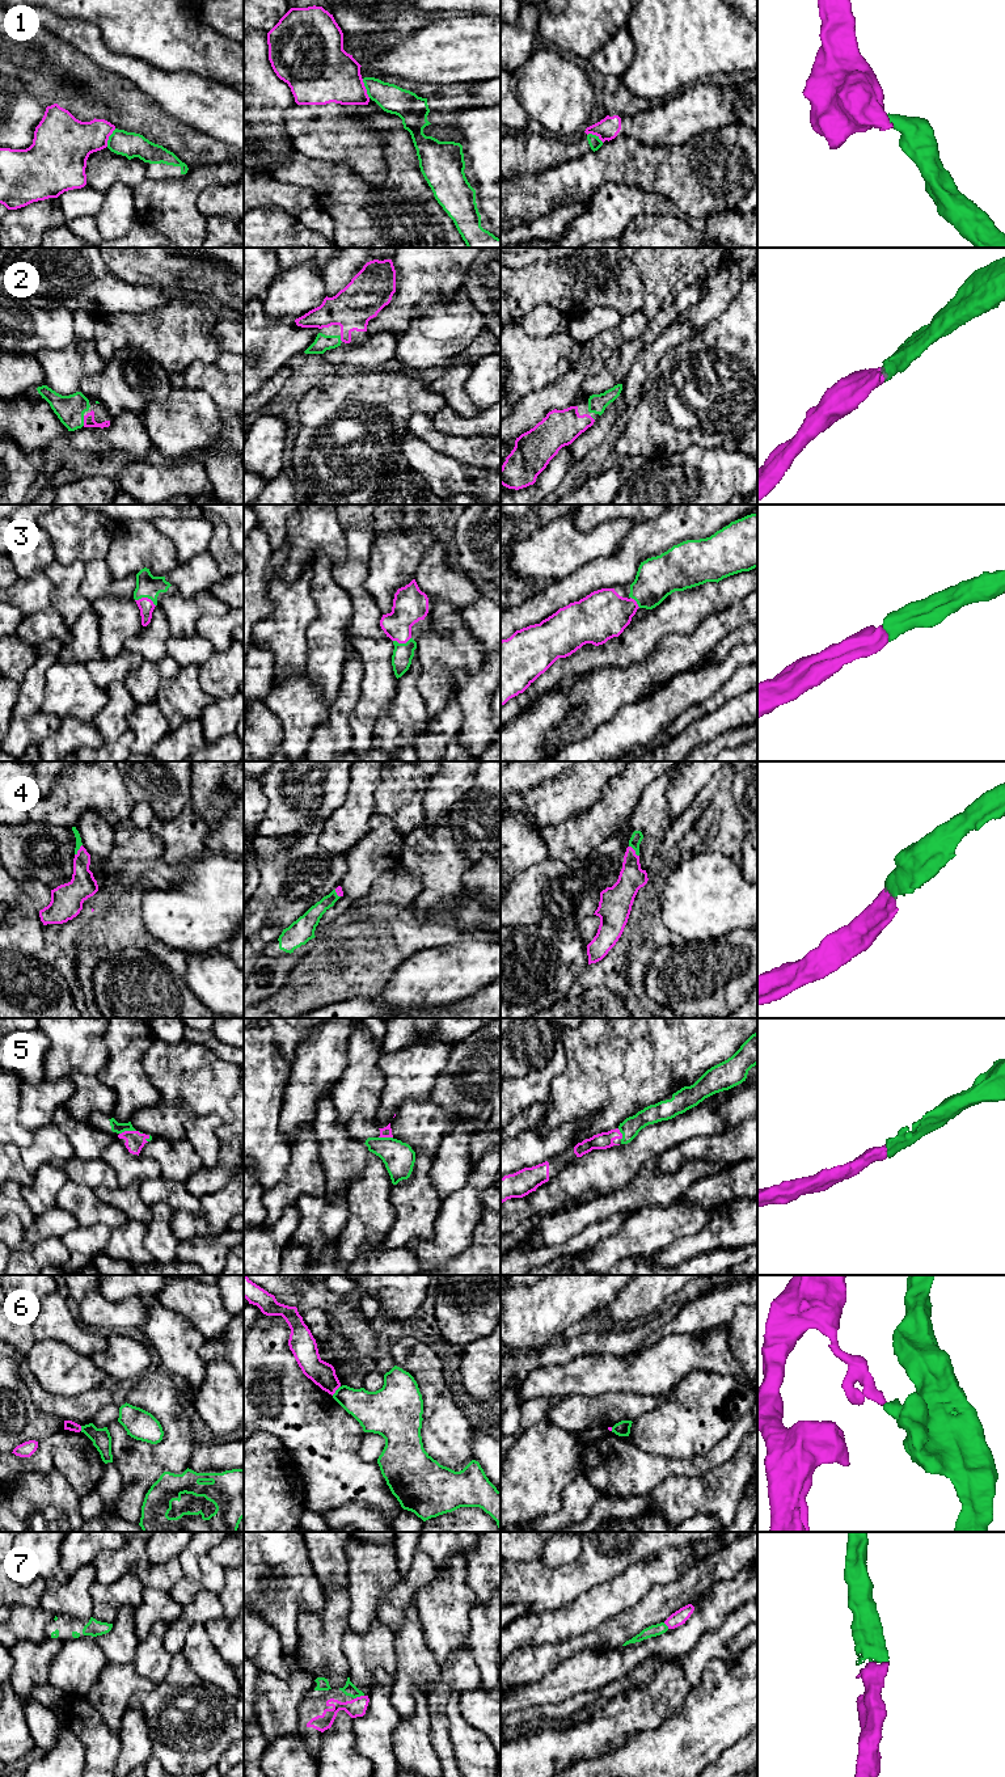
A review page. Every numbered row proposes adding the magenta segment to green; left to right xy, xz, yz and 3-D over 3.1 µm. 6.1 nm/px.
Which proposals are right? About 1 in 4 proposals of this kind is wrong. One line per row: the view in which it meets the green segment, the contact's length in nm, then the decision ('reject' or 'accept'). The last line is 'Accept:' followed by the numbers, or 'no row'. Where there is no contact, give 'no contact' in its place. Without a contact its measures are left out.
1: meets green in xz; contact 130 nm long; reject
2: meets green in xy; contact 60 nm long; accept
3: meets green in xy; contact 130 nm long; accept
4: meets green in yz; contact 90 nm long; accept
5: meets green in xy; contact 110 nm long; accept
6: meets green in xz; contact 80 nm long; reject
7: meets green in xz; contact 70 nm long; accept
Accept: 2, 3, 4, 5, 7

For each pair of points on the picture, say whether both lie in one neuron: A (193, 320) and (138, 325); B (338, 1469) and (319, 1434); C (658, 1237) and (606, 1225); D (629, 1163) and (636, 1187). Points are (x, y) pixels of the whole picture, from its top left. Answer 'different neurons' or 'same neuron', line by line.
A: same neuron
B: same neuron
C: different neurons
D: different neurons

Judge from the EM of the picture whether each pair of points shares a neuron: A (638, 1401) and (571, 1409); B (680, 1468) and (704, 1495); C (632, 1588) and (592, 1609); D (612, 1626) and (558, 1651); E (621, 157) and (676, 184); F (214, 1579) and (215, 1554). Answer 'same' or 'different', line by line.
A: same
B: different
C: same
D: same
E: same
F: different

